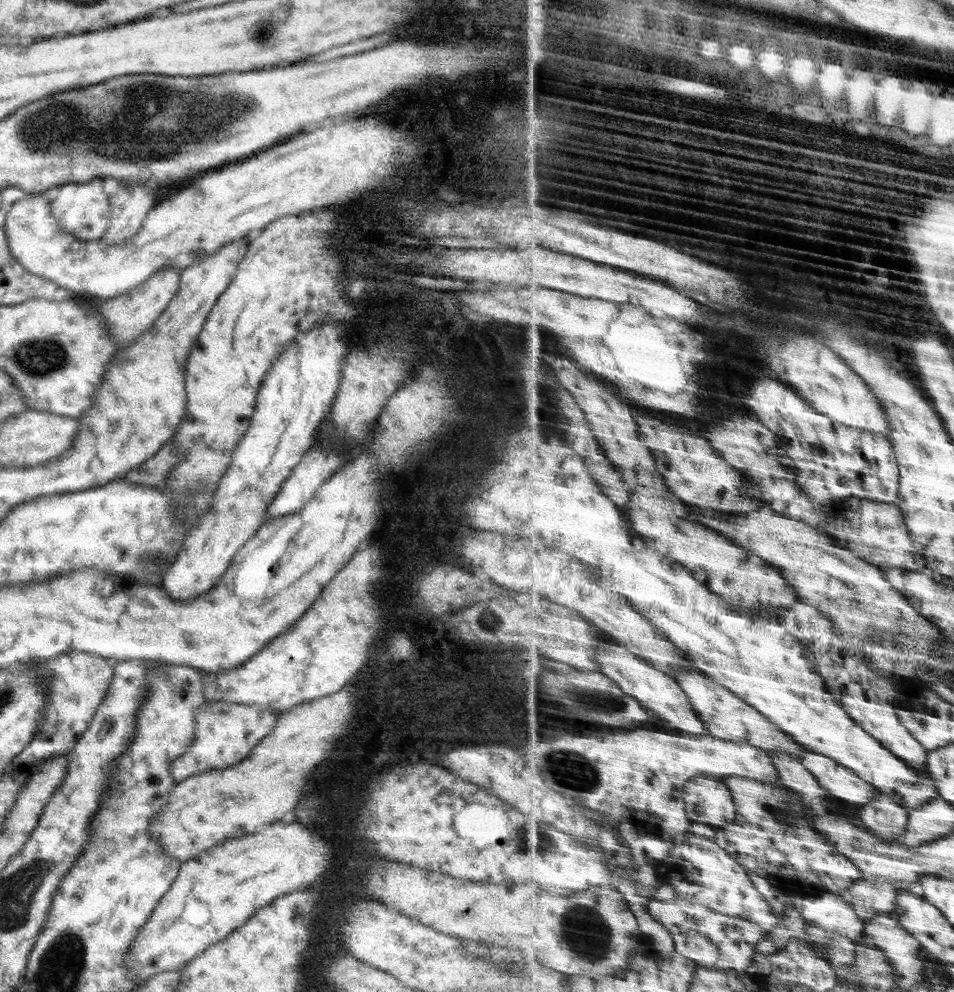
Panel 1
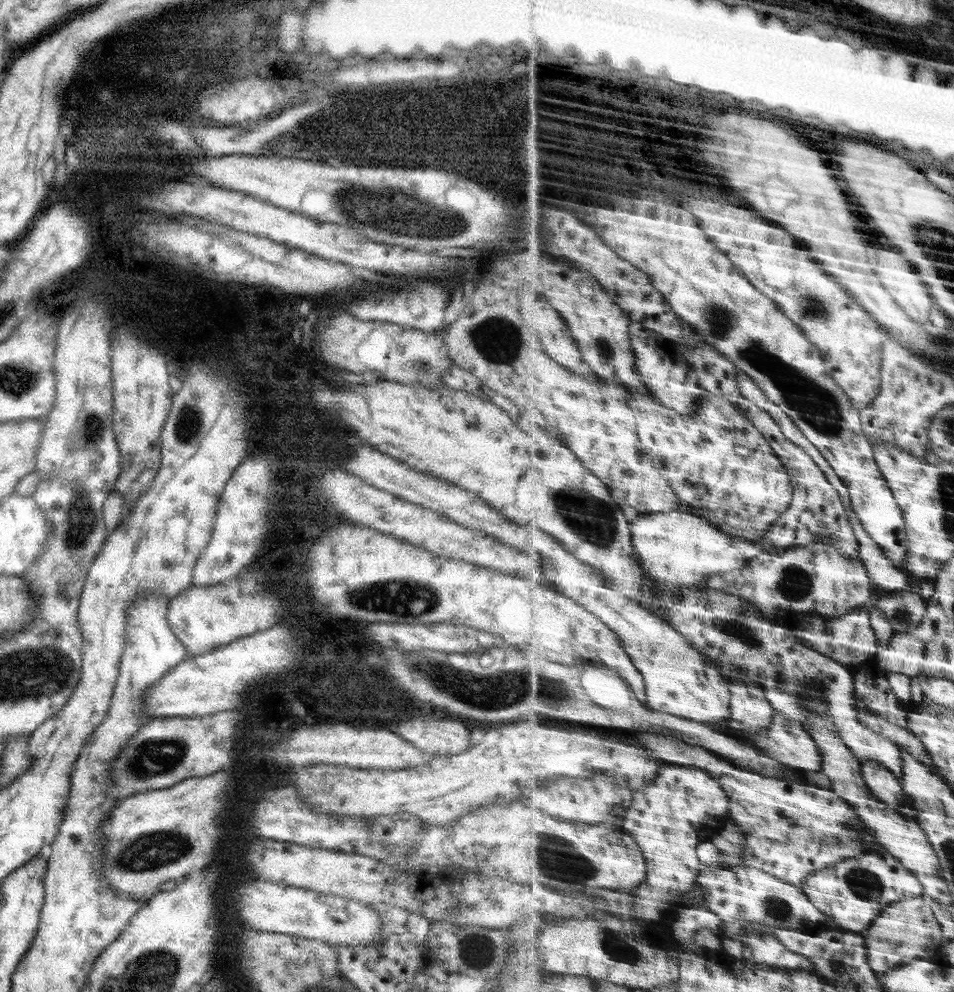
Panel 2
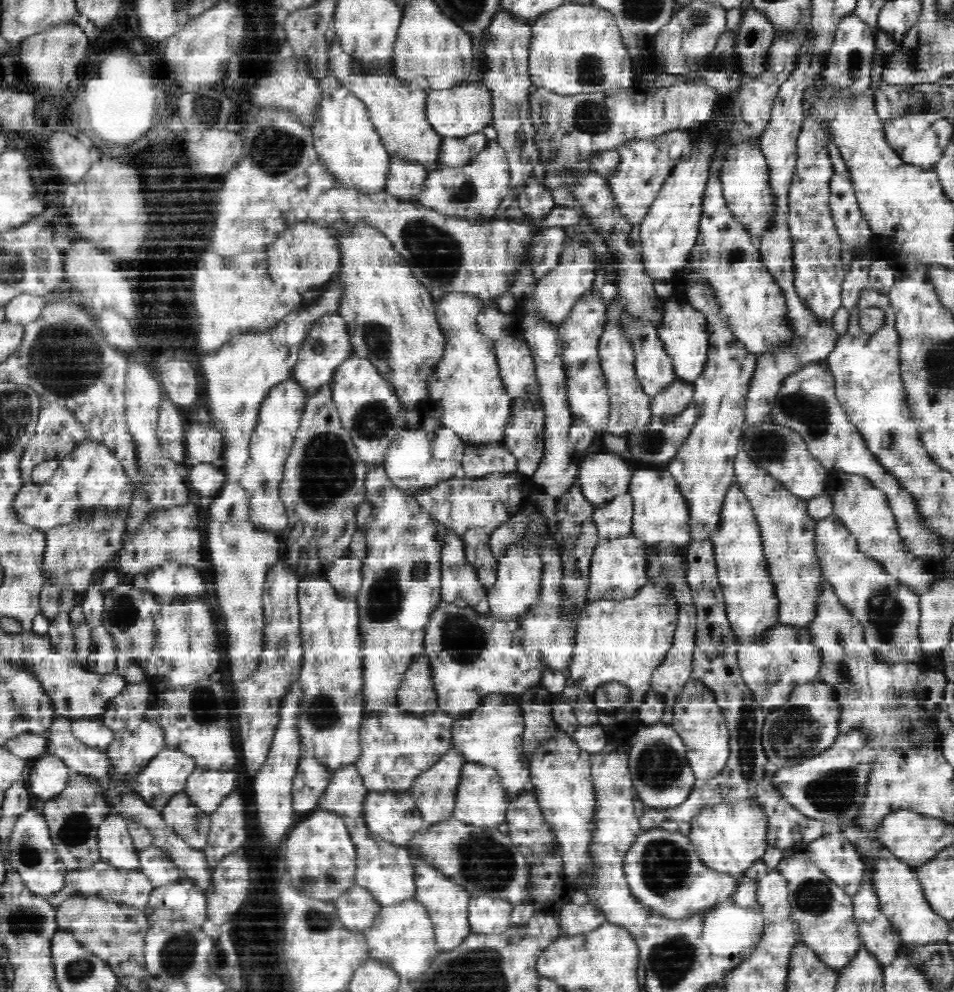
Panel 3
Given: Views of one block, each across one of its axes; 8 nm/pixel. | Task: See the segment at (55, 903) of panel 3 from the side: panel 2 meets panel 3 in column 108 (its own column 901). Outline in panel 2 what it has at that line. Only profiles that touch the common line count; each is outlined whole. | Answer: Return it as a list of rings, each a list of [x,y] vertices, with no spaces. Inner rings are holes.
[[[884,851],[866,853],[853,860],[845,860],[845,864],[837,864],[837,868],[817,872],[817,876],[809,876],[809,884],[803,888],[809,892],[809,900],[828,914],[836,927],[861,934],[869,931],[873,920],[893,902],[923,894],[923,886],[915,874],[909,872],[897,857]]]

